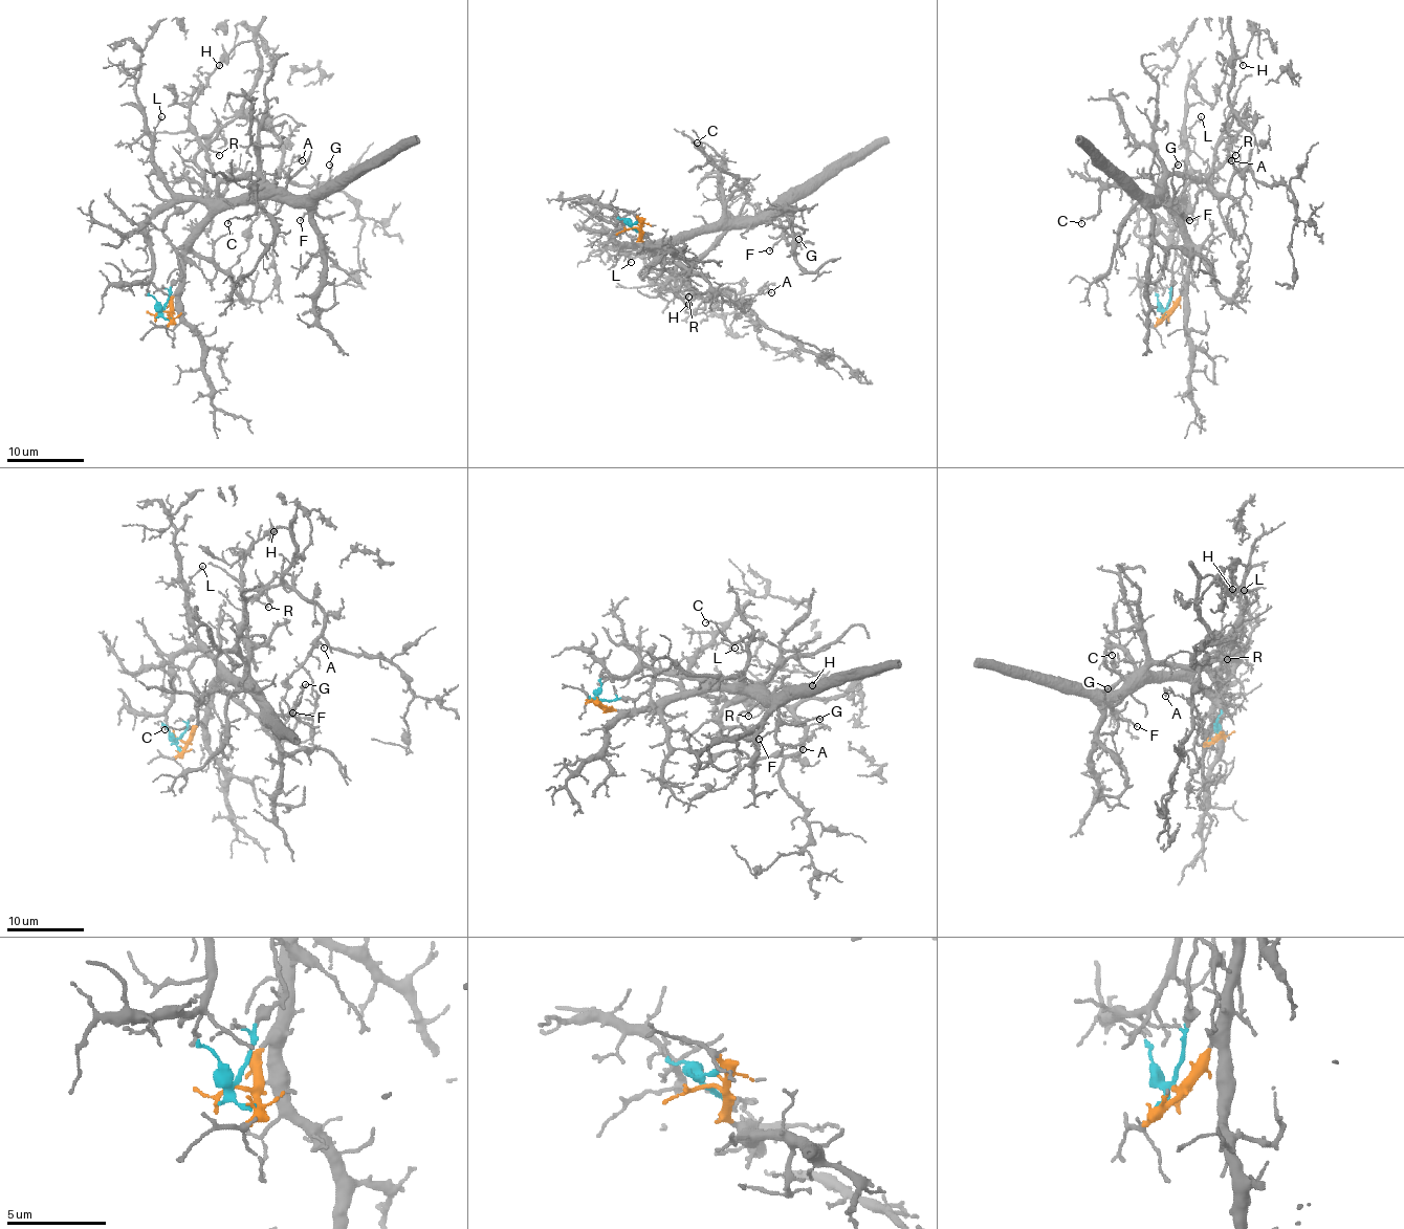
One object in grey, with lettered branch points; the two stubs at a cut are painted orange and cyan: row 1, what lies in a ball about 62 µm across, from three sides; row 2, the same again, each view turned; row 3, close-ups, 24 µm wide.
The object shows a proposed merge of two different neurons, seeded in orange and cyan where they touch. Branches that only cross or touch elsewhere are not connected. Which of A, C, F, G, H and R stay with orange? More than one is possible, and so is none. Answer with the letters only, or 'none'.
C, F, G

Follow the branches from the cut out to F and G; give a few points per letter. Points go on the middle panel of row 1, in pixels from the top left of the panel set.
F: (631, 227), (640, 232), (654, 250), (663, 250), (708, 225), (758, 225), (777, 220), (781, 237), (769, 250)
G: (631, 227), (654, 250), (708, 225), (777, 220), (798, 239)

